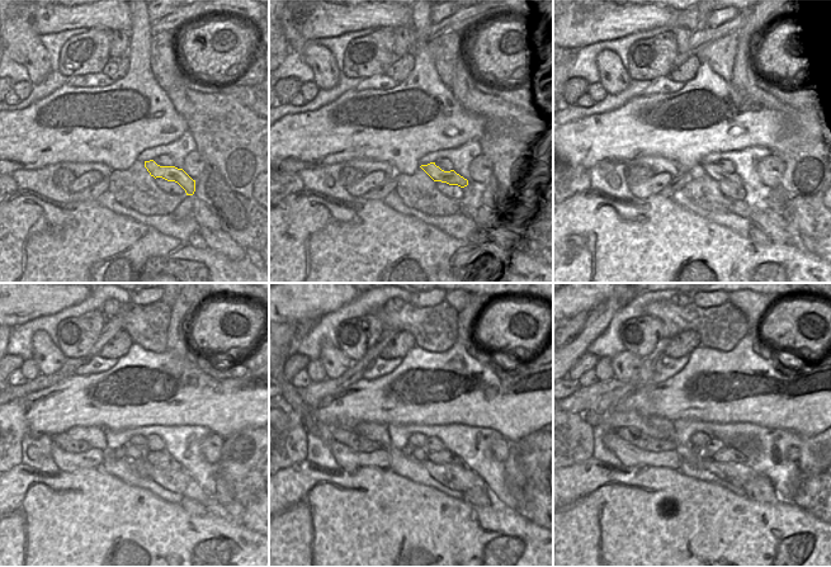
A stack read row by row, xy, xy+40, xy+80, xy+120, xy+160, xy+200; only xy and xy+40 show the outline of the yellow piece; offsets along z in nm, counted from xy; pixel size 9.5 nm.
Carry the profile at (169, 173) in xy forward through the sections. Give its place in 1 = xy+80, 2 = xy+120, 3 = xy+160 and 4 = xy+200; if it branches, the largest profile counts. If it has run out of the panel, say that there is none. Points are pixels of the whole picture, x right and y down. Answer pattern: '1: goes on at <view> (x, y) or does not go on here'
1: goes on at xy+80 (713, 170)
2: goes on at xy+120 (133, 452)
3: goes on at xy+160 (419, 453)
4: goes on at xy+200 (702, 452)

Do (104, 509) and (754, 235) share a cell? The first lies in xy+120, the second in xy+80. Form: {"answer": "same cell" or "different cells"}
{"answer": "different cells"}

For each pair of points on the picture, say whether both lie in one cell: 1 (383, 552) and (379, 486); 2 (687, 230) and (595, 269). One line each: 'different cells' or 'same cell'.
1: same cell
2: same cell

